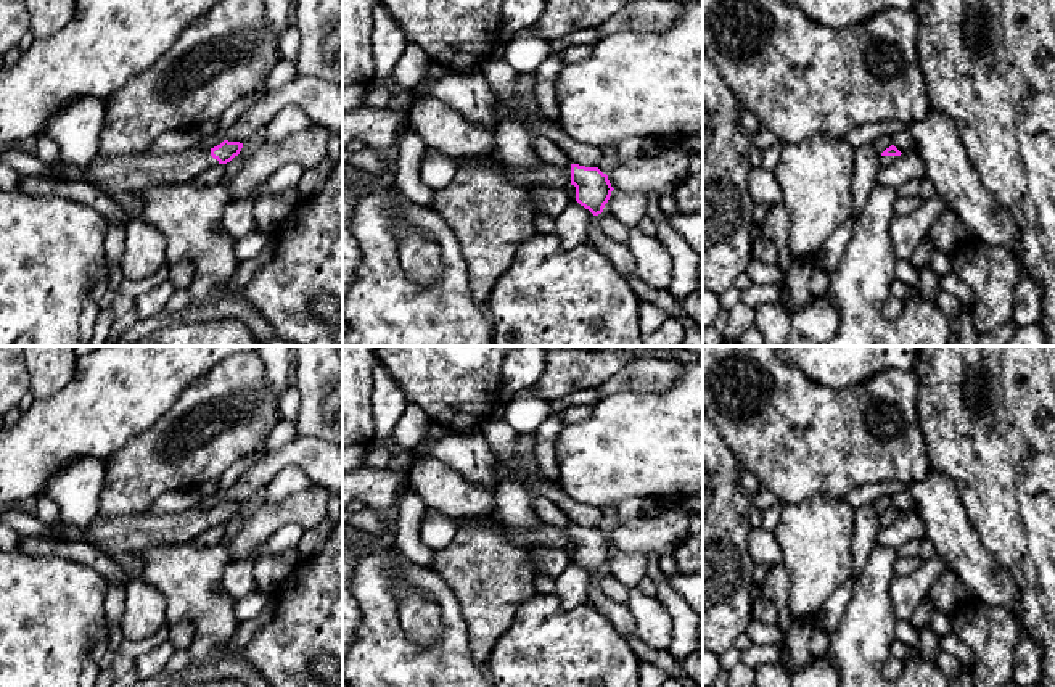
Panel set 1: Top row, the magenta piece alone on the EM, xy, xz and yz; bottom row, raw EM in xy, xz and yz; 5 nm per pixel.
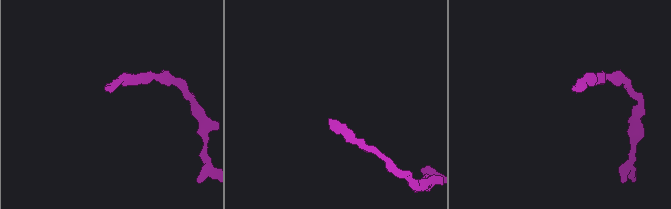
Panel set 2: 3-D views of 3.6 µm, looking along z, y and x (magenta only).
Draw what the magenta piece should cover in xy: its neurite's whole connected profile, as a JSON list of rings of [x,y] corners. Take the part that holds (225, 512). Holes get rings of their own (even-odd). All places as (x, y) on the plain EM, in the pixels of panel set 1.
[[[224,500],[211,510],[158,515],[145,512],[132,516],[96,516],[88,528],[77,528],[64,520],[53,529],[68,541],[85,541],[106,552],[140,552],[154,545],[193,544],[203,531],[214,525],[227,525],[240,515],[243,504]]]

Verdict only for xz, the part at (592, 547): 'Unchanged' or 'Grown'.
Grown

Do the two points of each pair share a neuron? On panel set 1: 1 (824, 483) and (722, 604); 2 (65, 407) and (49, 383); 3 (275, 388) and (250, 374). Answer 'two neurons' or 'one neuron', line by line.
1: two neurons
2: two neurons
3: two neurons

